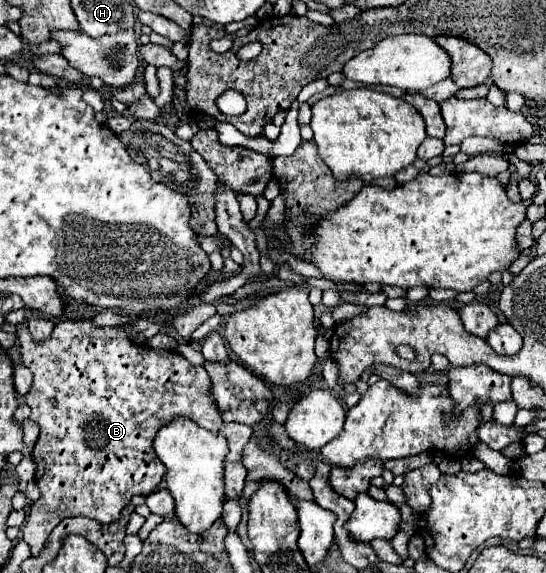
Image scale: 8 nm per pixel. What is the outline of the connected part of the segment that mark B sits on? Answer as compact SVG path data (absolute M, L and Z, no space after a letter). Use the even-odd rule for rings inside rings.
M63 320L51 332L51 338L35 342L25 324L17 324L17 338L23 352L23 364L33 372L33 388L25 396L31 408L29 420L39 426L39 438L31 452L37 474L35 482L41 498L33 504L23 528L23 540L37 556L51 530L69 516L85 516L97 522L113 522L135 494L151 494L163 474L165 464L153 452L157 430L173 416L187 416L195 424L219 432L223 420L209 398L211 380L203 366L193 366L177 350L155 350L147 344L135 344L123 328L97 328L91 320ZM51 398L55 404L51 406Z

